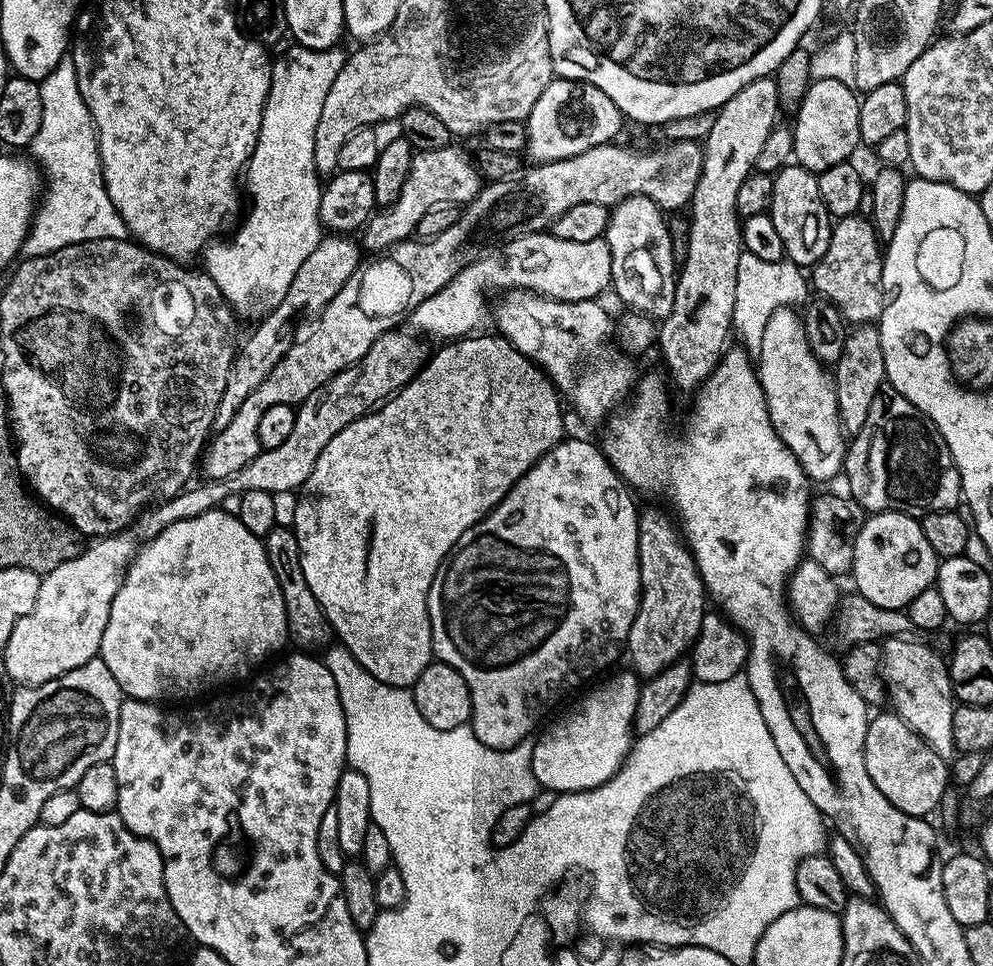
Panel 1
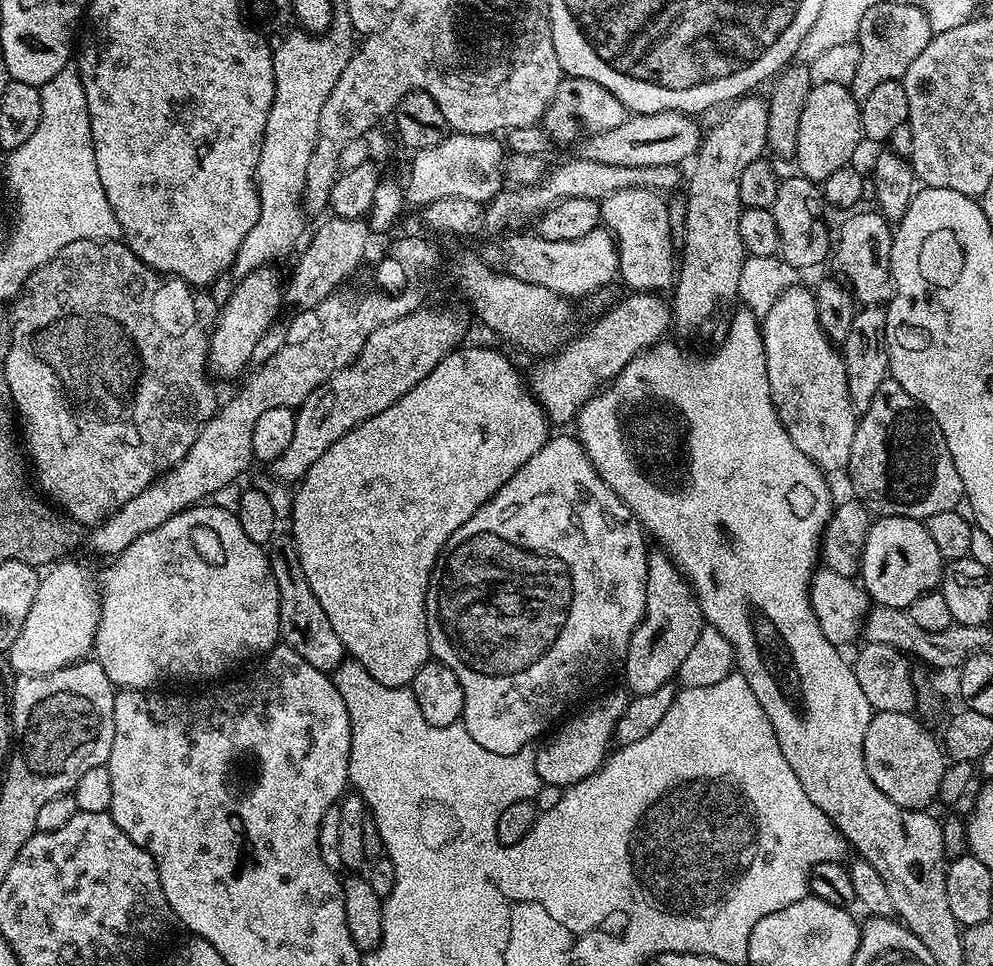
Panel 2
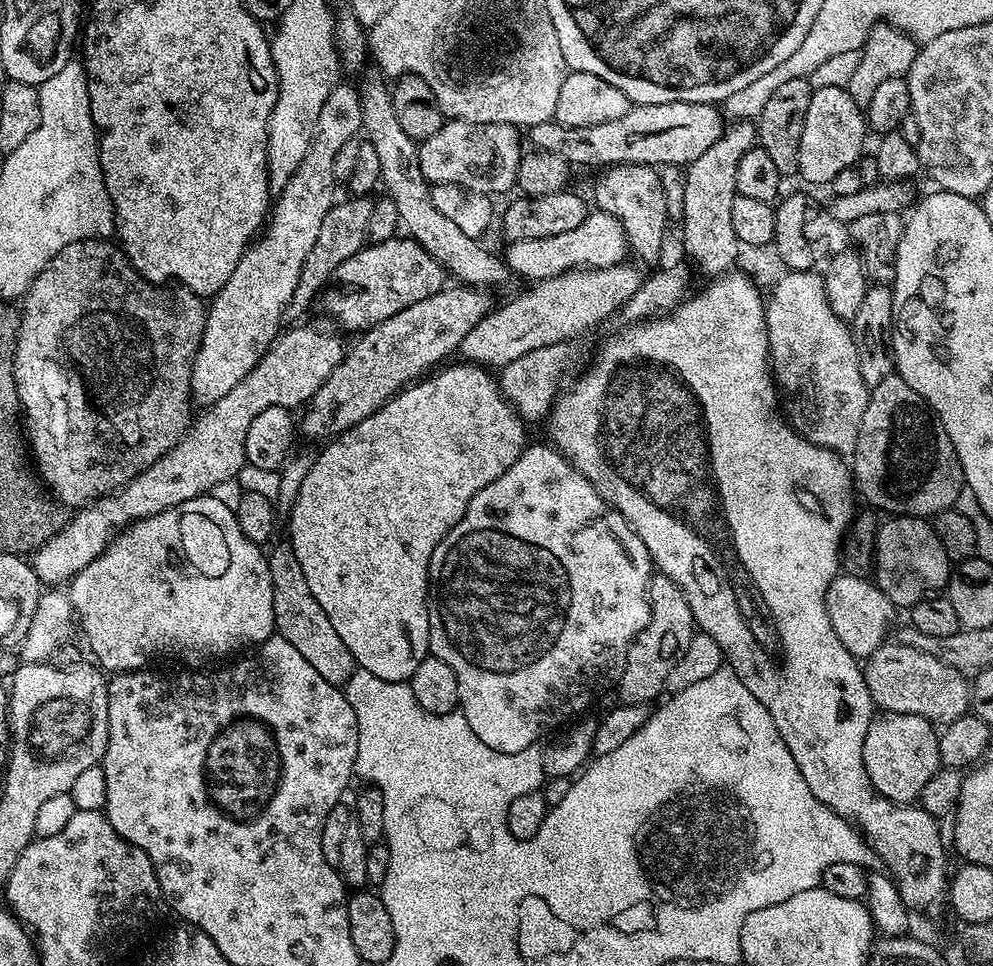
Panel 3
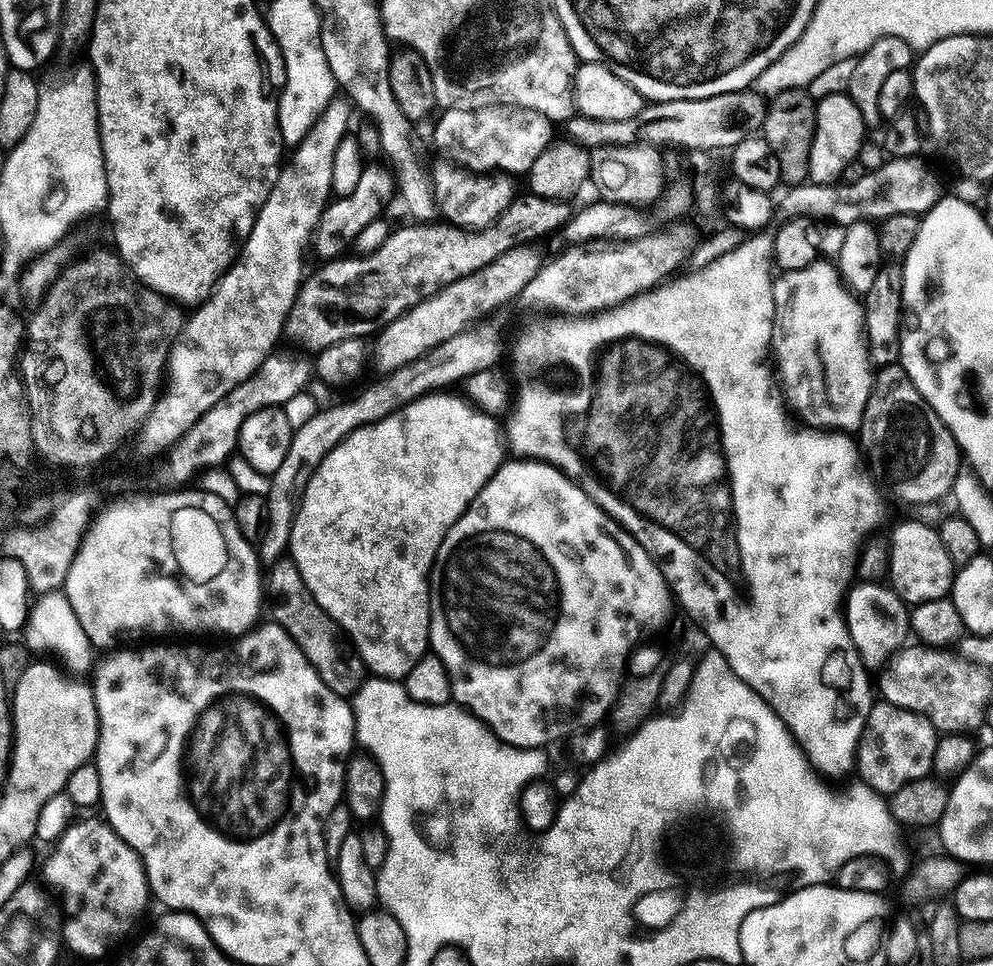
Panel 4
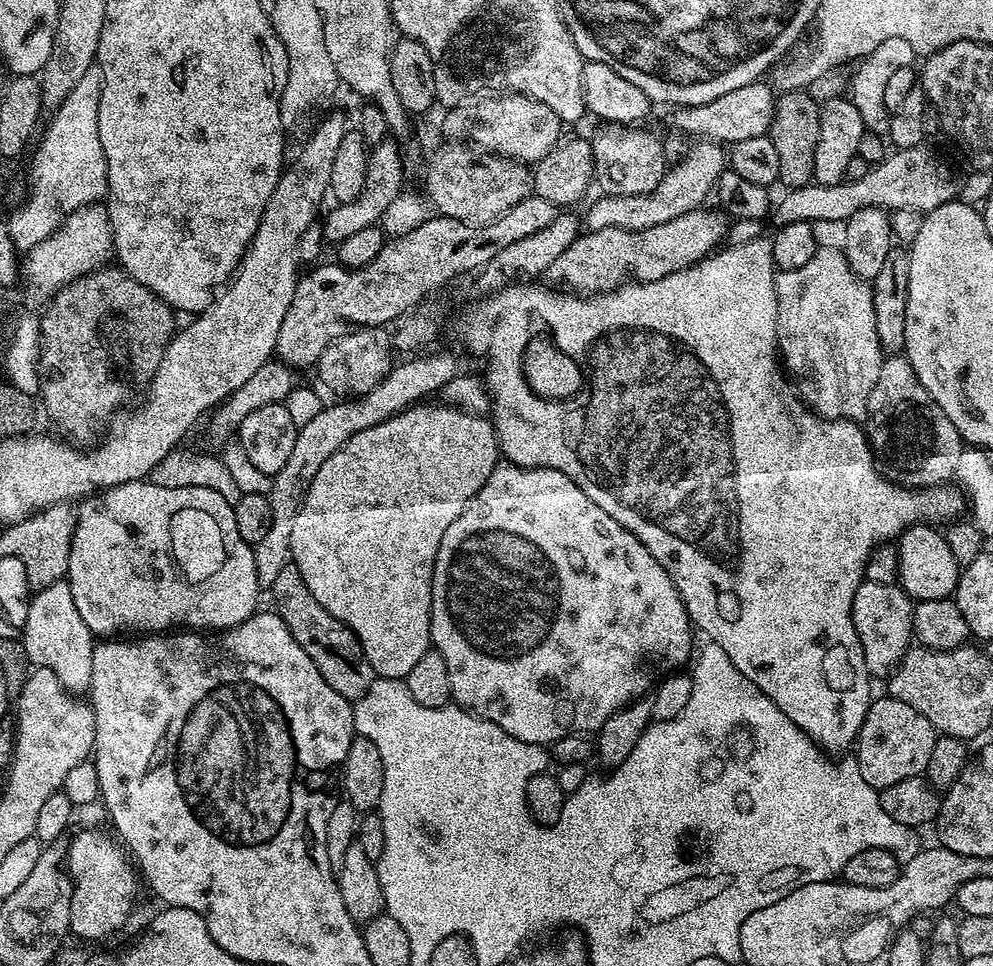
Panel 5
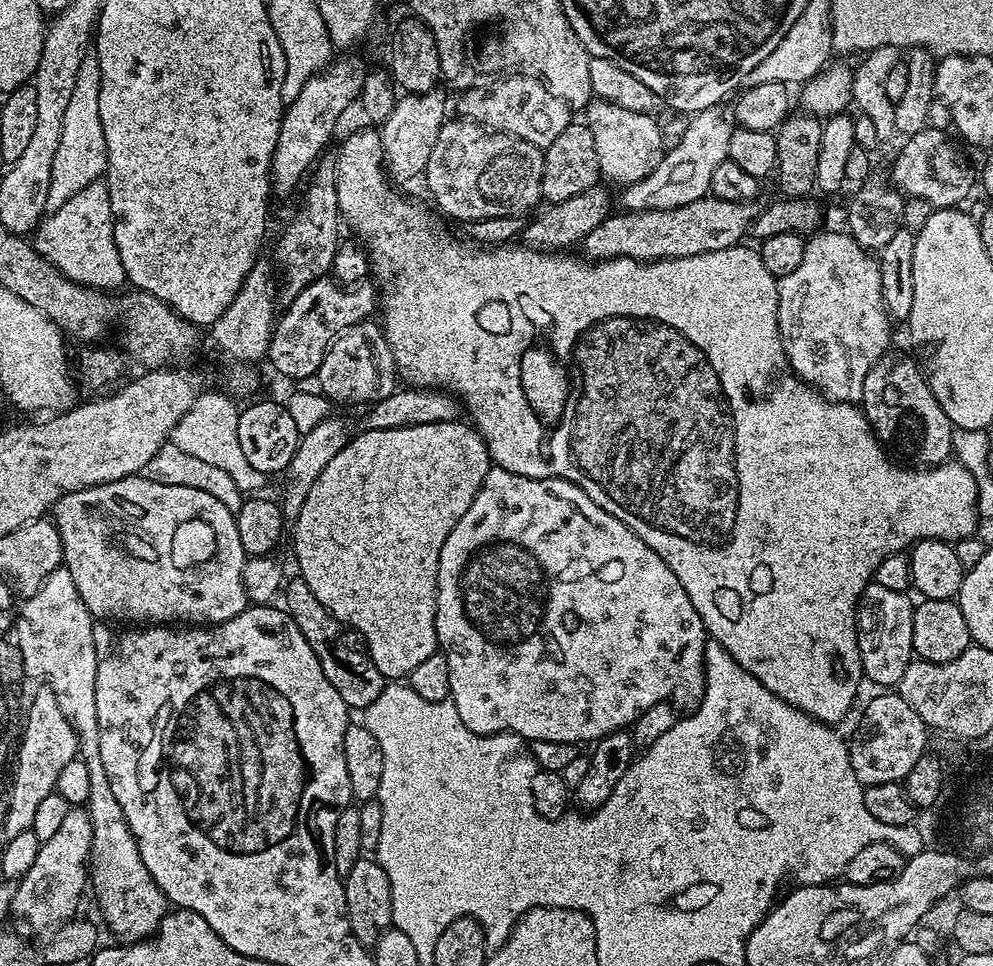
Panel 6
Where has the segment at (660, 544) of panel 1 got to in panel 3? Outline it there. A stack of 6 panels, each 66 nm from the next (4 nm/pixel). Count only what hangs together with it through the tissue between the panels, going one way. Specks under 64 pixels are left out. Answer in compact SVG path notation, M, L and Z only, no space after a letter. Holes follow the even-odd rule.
M653 575L648 583L648 601L650 602L650 622L632 640L622 661L624 673L620 676L621 704L653 703L659 692L665 691L664 683L670 670L674 670L674 662L686 654L690 642L698 631L696 619L690 610L690 602L686 602L686 594L669 576Z

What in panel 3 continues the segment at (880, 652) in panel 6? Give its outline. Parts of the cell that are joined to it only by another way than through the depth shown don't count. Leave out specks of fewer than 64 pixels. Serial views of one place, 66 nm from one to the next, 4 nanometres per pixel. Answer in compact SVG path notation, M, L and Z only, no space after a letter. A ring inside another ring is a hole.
M847 574L836 576L830 582L826 610L830 614L830 626L834 626L834 634L838 634L838 642L842 642L842 646L846 646L846 650L857 658L868 657L889 639L892 619L898 615L896 605L886 598L886 594L882 594L880 587L871 579Z

